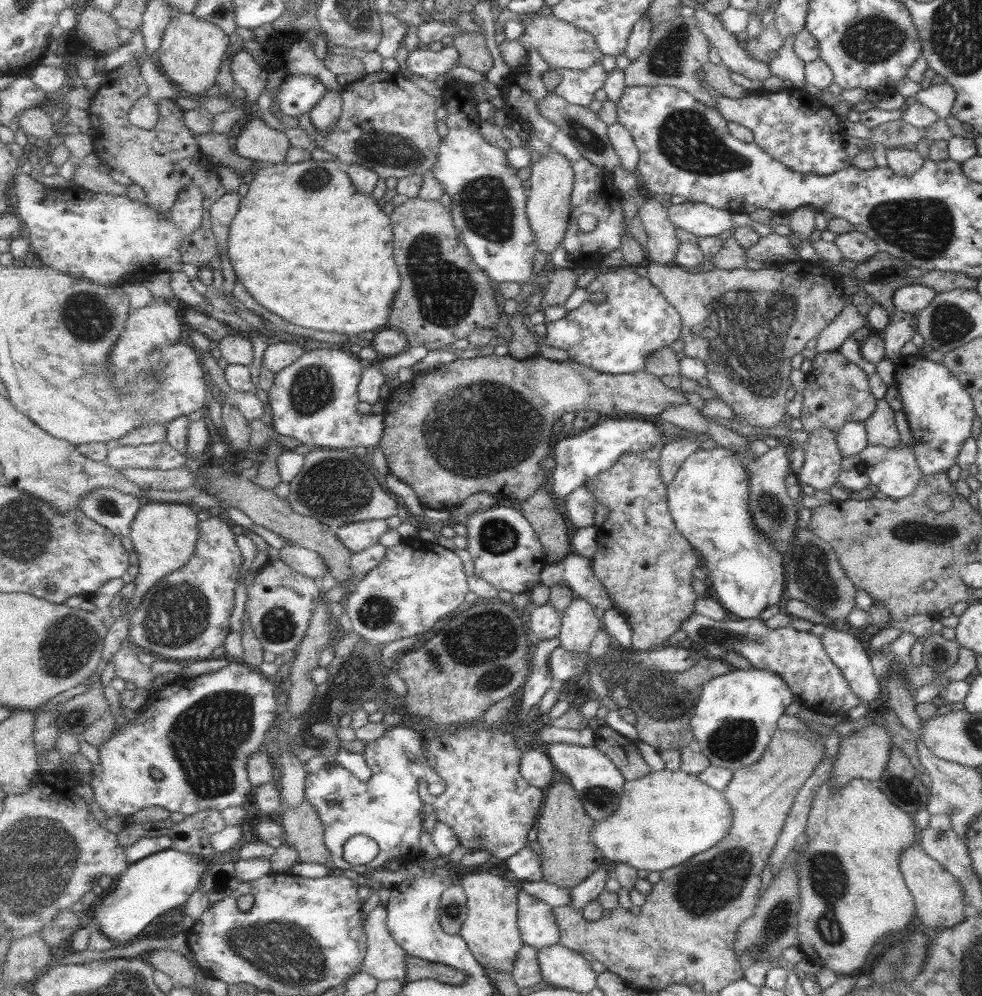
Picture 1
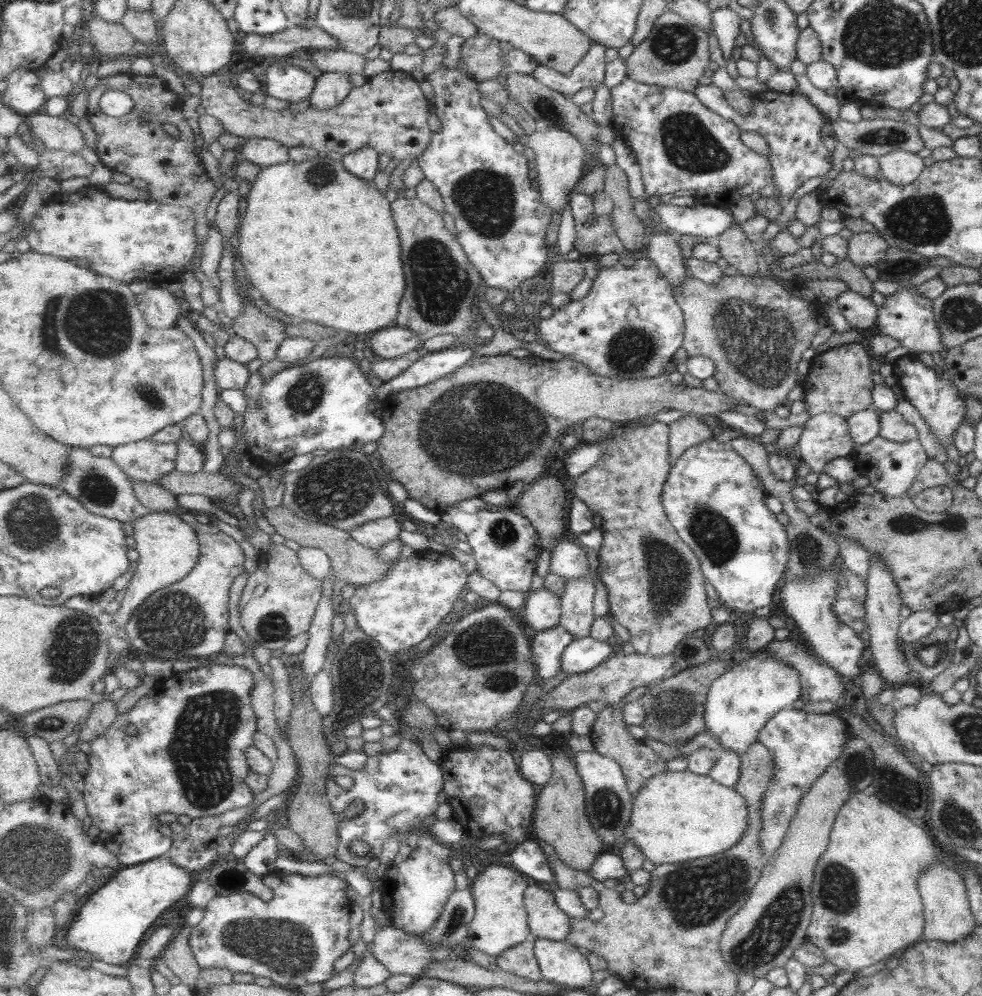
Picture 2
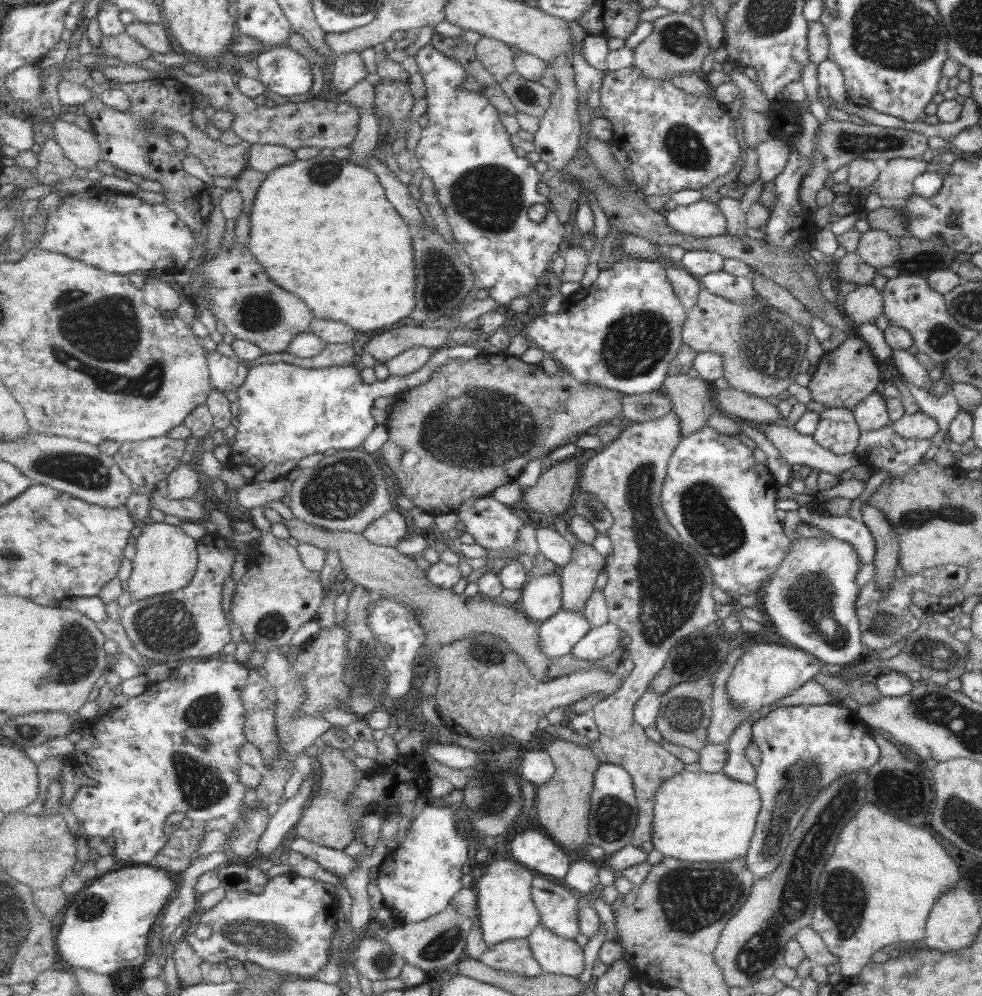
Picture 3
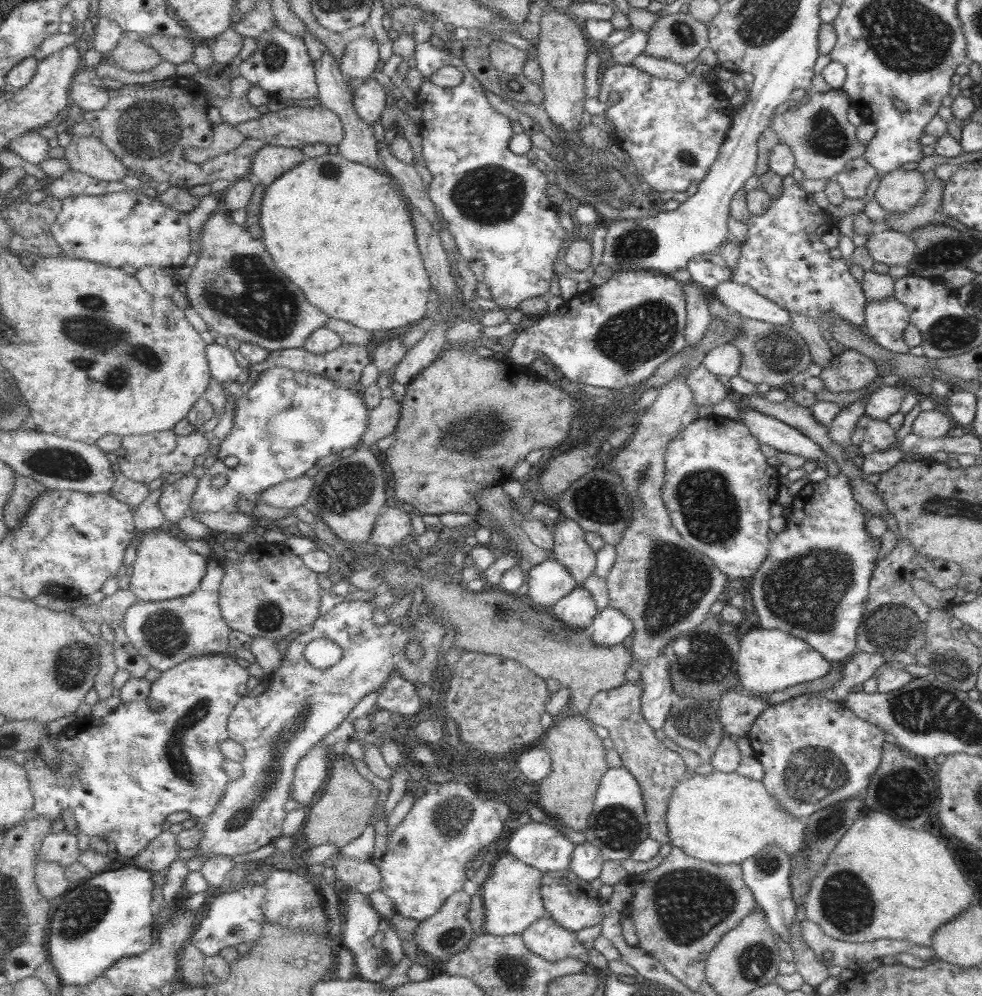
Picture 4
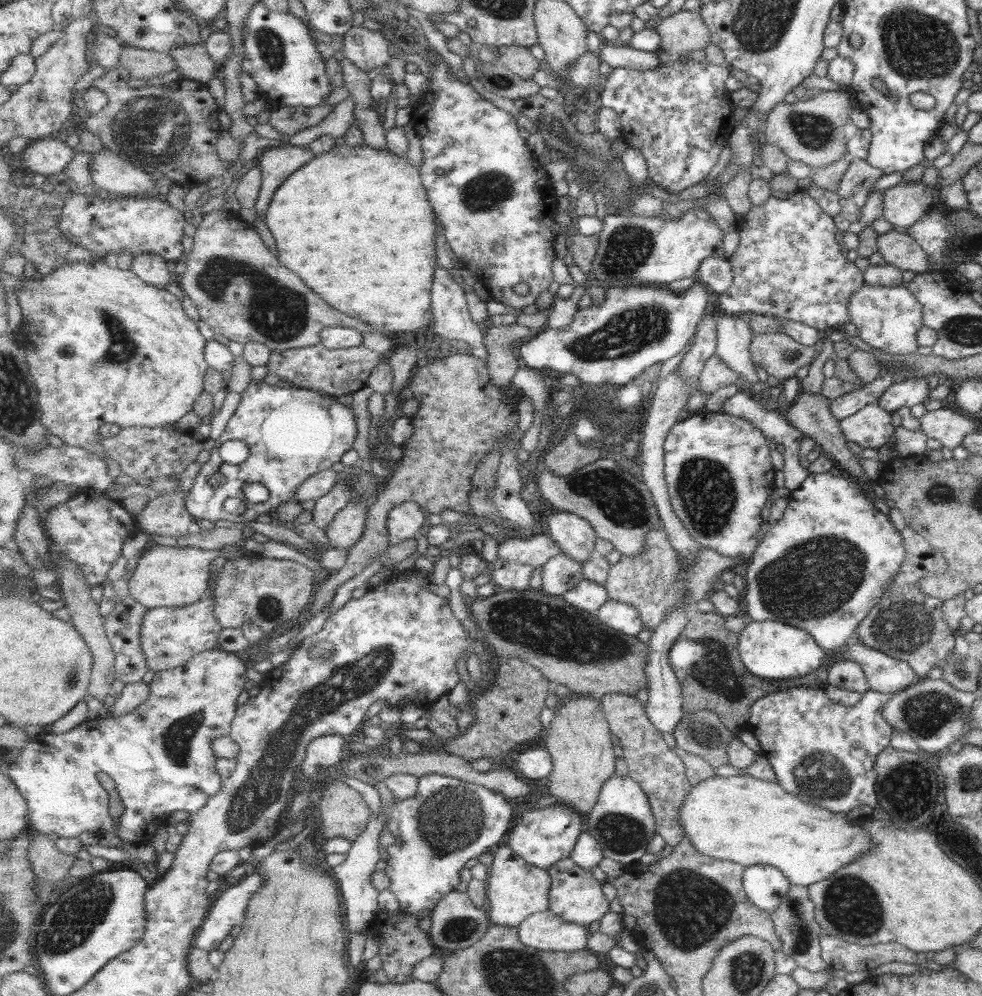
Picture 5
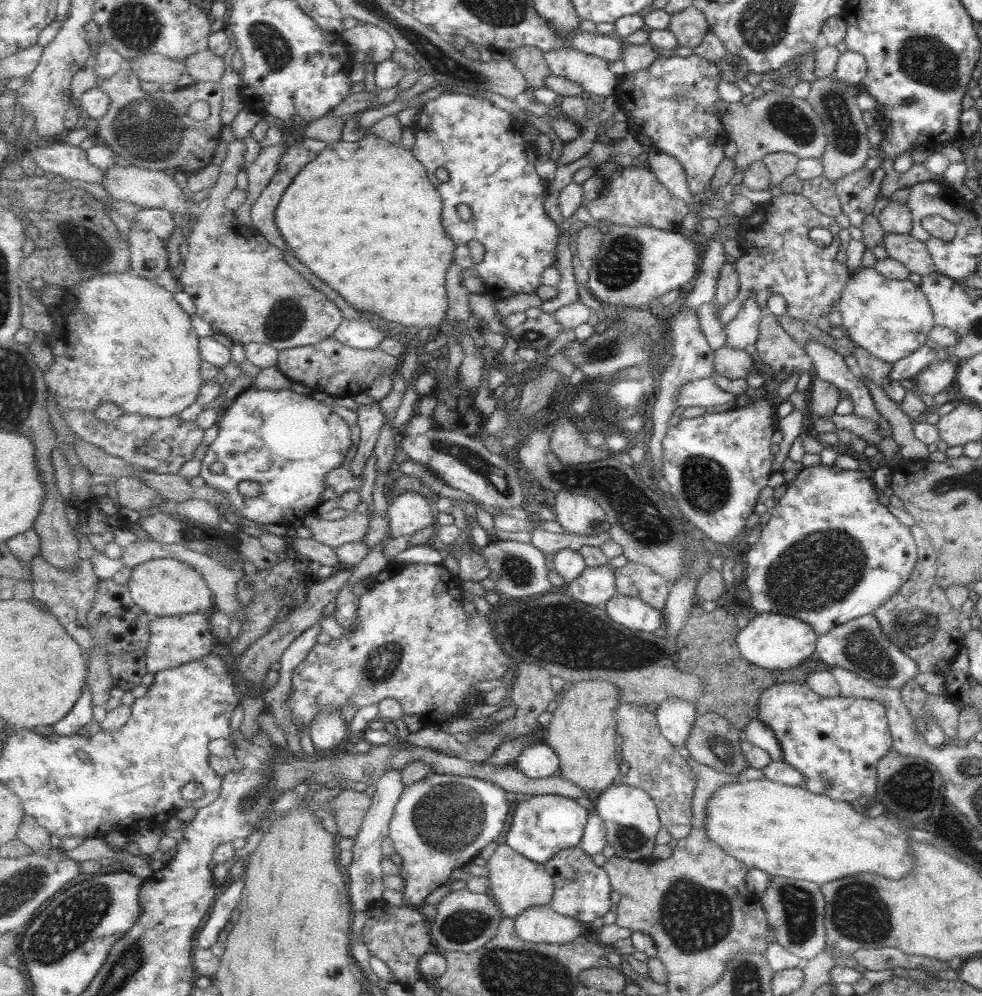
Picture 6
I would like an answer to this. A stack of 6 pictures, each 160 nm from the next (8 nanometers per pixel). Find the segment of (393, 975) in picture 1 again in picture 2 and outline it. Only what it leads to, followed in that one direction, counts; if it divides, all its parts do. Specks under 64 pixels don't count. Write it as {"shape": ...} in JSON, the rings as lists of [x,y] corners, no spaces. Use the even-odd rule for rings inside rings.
{"shape":[[[470,887],[456,890],[450,896],[445,910],[434,924],[434,927],[424,936],[409,934],[393,924],[386,927],[378,926],[376,923],[376,913],[378,911],[383,911],[383,909],[374,911],[373,914],[376,933],[372,940],[371,954],[375,955],[375,958],[382,962],[392,974],[409,974],[420,977],[433,961],[446,961],[456,958],[454,948],[467,944],[467,938],[470,934],[469,927],[476,915],[476,902]]]}

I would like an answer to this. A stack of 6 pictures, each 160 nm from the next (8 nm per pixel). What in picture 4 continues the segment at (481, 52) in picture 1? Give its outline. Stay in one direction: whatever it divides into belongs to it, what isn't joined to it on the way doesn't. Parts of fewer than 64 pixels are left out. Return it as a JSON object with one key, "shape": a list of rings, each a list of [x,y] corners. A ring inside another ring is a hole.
{"shape":[[[495,40],[488,42],[490,48],[489,56],[500,73],[519,75],[523,74],[523,68],[532,57],[529,52],[517,48],[507,41]]]}

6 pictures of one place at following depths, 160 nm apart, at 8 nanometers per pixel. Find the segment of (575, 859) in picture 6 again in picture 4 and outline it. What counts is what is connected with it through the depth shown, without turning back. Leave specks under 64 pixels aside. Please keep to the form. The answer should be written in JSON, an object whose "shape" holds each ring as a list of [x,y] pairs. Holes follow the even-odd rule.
{"shape":[[[570,868],[557,872],[546,872],[543,875],[542,897],[548,916],[554,918],[561,926],[564,926],[571,932],[579,932],[583,928],[600,924],[607,912],[605,905],[600,902],[606,902],[599,896],[599,891],[593,889],[588,880],[579,878]]]}

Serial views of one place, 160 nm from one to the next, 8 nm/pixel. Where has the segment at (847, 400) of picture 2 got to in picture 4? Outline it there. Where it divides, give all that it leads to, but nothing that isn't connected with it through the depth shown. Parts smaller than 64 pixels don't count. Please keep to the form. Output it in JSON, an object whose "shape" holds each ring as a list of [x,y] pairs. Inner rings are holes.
{"shape":[[[846,348],[831,360],[827,368],[822,367],[818,377],[827,391],[861,390],[878,375],[875,363],[867,356]]]}

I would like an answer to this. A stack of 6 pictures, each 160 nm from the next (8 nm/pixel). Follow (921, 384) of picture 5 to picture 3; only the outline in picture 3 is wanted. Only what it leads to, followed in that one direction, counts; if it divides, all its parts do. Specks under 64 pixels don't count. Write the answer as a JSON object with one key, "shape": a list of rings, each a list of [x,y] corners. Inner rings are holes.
{"shape":[[[879,390],[871,393],[852,408],[852,415],[858,429],[871,430],[889,424],[890,420]]]}

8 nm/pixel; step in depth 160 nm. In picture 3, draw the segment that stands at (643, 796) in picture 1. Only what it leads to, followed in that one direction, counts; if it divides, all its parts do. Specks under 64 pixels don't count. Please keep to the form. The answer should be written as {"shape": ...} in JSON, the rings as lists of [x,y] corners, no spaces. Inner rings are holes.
{"shape":[[[681,771],[663,783],[654,802],[654,848],[662,856],[691,862],[725,862],[746,856],[754,834],[761,797],[752,783],[729,778],[723,771]]]}

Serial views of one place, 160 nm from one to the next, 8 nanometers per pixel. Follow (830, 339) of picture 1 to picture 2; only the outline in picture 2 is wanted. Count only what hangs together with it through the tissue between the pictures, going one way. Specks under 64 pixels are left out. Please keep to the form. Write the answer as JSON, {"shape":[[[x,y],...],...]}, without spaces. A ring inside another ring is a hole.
{"shape":[[[847,289],[835,298],[839,312],[844,316],[853,329],[869,328],[874,325],[877,309],[867,296],[861,296]]]}

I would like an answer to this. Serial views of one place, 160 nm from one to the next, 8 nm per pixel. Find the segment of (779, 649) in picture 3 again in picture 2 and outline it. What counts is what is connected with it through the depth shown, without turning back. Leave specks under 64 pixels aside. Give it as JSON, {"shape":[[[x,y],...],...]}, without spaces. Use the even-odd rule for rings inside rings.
{"shape":[[[754,652],[751,657],[732,665],[725,675],[720,676],[711,686],[711,692],[706,702],[705,722],[708,732],[718,736],[723,748],[730,748],[743,755],[748,751],[748,746],[758,742],[760,729],[776,714],[783,709],[791,709],[793,702],[801,698],[798,672],[772,656]]]}

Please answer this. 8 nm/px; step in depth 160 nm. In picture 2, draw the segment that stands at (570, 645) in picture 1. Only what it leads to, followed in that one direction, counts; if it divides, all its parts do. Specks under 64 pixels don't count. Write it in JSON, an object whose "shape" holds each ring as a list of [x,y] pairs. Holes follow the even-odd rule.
{"shape":[[[593,579],[568,580],[562,597],[561,626],[565,627],[574,640],[591,635],[595,623],[595,584]]]}

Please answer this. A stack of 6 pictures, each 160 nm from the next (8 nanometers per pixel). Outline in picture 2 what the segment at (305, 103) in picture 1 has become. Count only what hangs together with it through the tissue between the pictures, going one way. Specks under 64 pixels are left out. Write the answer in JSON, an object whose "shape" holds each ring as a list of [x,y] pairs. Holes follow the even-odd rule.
{"shape":[[[284,61],[273,62],[266,71],[265,95],[284,100],[288,104],[310,99],[315,91],[318,78]]]}

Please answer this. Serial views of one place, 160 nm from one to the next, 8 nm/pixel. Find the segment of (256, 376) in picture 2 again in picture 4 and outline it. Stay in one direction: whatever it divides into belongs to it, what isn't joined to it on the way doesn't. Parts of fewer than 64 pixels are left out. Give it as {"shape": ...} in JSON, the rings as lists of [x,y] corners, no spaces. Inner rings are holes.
{"shape":[[[275,367],[270,368],[268,371],[262,372],[257,376],[257,380],[254,384],[247,387],[243,392],[237,395],[234,402],[237,403],[235,416],[233,418],[234,424],[230,431],[230,434],[222,441],[220,447],[220,451],[217,455],[216,462],[207,469],[205,474],[199,478],[199,484],[193,497],[193,502],[191,503],[191,518],[195,518],[199,513],[208,513],[208,512],[224,512],[224,513],[236,513],[237,512],[237,502],[239,502],[239,498],[245,498],[255,506],[258,506],[261,503],[262,496],[261,493],[268,488],[274,487],[276,484],[281,484],[285,482],[287,479],[296,479],[302,477],[309,468],[313,468],[313,466],[318,464],[318,460],[329,456],[329,454],[338,455],[341,450],[345,450],[345,448],[355,448],[361,440],[364,440],[364,436],[366,435],[368,426],[370,426],[370,409],[367,408],[366,402],[363,397],[357,394],[357,391],[353,389],[343,388],[341,385],[335,384],[335,381],[329,380],[327,377],[322,377],[321,375],[309,372],[309,371],[296,371],[292,368],[285,367]],[[229,456],[235,456],[239,462],[235,467],[229,468],[227,464],[225,464],[225,458],[229,458]],[[215,474],[224,474],[227,478],[227,482],[222,487],[215,487],[211,485],[211,478],[215,476]]]}

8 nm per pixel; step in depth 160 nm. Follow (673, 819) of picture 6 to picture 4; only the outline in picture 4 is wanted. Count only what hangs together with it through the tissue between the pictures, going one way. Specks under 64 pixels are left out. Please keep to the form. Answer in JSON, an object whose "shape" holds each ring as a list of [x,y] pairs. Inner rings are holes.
{"shape":[[[643,680],[641,685],[626,682],[610,692],[599,692],[585,715],[593,723],[608,729],[610,746],[620,755],[622,766],[639,781],[649,821],[649,838],[670,844],[667,811],[677,783],[688,776],[688,766],[678,752],[667,748],[667,745],[655,736],[654,728],[642,713],[642,695]]]}

